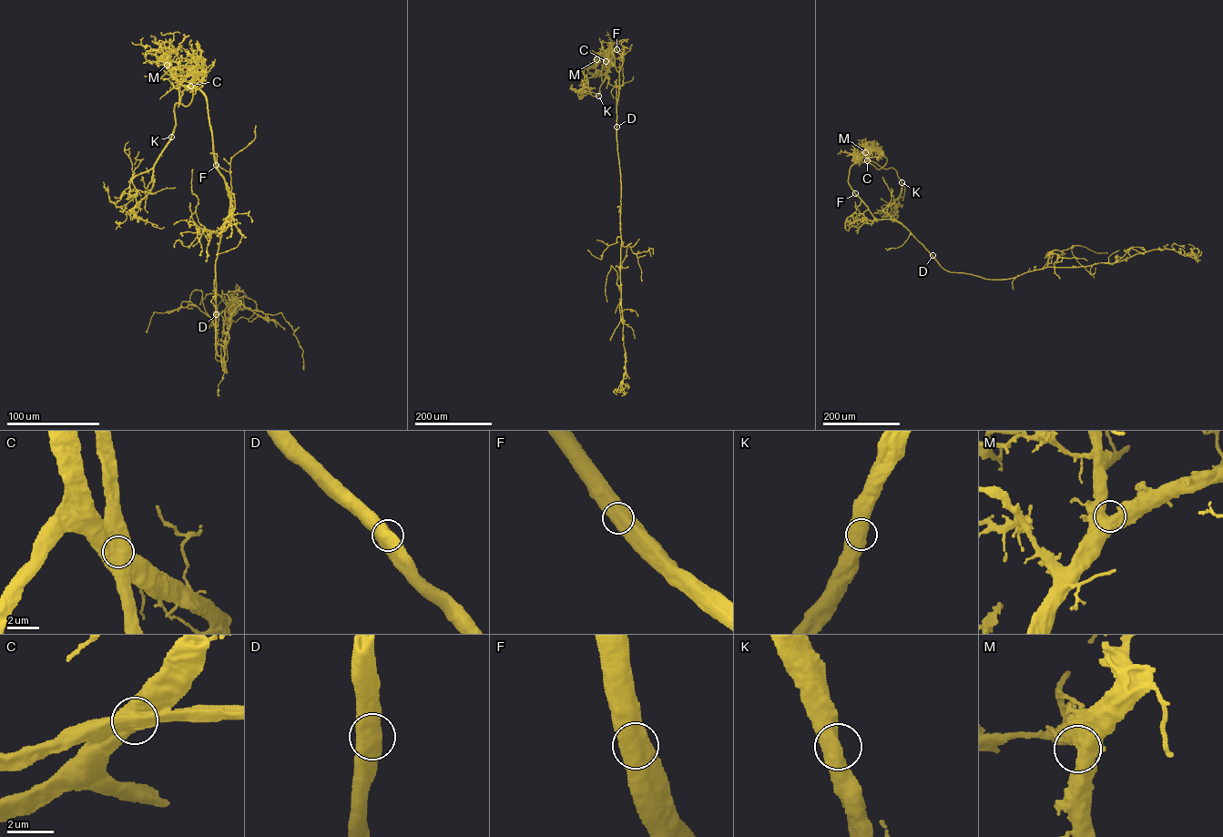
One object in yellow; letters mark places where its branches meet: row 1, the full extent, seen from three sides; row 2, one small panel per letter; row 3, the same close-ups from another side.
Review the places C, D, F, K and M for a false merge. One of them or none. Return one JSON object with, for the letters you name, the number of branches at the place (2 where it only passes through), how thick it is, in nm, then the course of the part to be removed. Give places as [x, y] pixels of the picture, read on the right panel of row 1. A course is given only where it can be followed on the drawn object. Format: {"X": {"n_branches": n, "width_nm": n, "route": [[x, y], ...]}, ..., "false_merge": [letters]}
{"C": {"n_branches": 2, "width_nm": 900, "route": [[867, 160], [896, 171], [901, 184], [901, 192], [894, 200], [896, 212], [892, 203], [895, 200]]}, "false_merge": ["C"]}

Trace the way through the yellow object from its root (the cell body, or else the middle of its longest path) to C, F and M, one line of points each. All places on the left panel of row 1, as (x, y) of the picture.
C: (191, 71), (180, 85), (178, 107), (182, 91), (190, 86)
F: (191, 71), (180, 85), (178, 107), (182, 91), (189, 86), (198, 88), (205, 96), (216, 165)
M: (191, 71), (180, 85), (178, 107), (182, 91), (192, 86), (182, 85), (167, 65)

